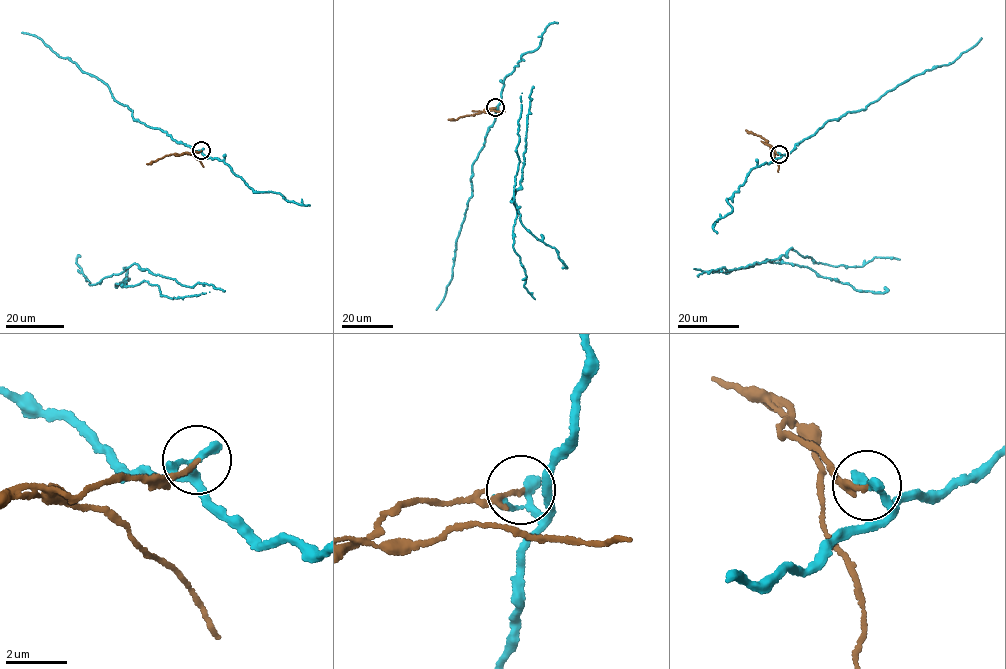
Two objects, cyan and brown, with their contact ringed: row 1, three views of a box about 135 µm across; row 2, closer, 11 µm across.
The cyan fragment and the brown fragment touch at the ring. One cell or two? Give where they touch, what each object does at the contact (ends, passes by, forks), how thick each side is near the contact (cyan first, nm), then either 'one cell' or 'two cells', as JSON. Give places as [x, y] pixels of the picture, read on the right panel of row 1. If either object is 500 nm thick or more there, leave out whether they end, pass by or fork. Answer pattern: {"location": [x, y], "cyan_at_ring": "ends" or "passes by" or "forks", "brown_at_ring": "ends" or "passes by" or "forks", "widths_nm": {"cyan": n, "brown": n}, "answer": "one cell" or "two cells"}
{"location": [779, 154], "cyan_at_ring": "passes by", "brown_at_ring": "ends", "widths_nm": {"cyan": 240, "brown": 120}, "answer": "two cells"}

